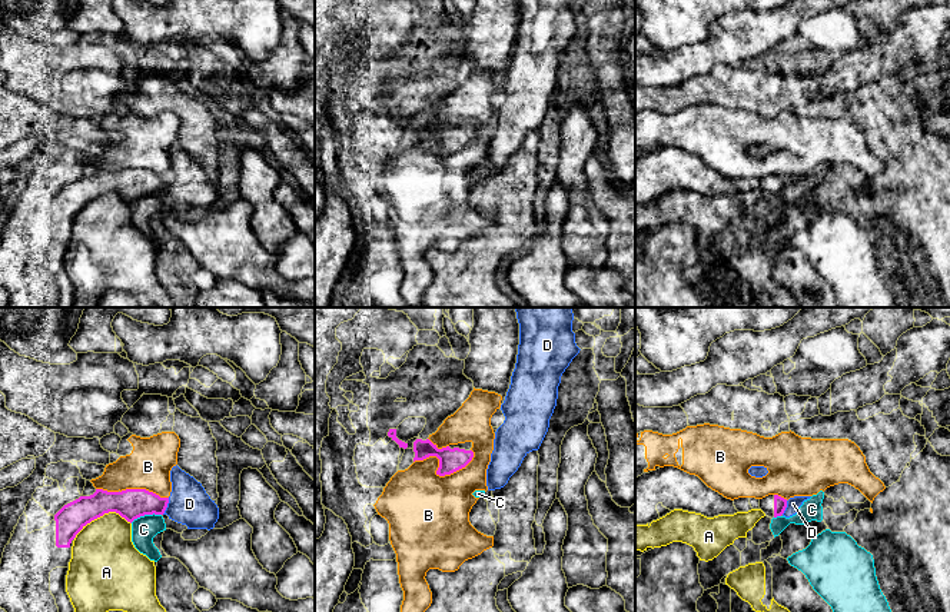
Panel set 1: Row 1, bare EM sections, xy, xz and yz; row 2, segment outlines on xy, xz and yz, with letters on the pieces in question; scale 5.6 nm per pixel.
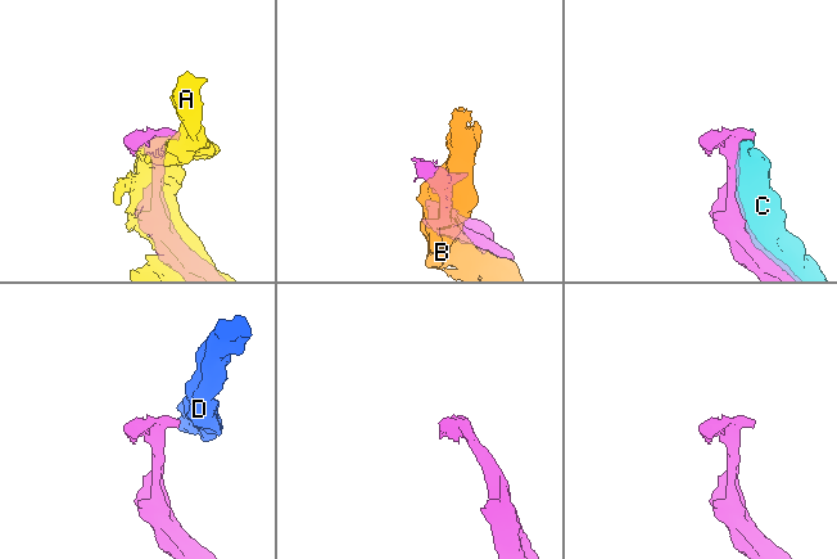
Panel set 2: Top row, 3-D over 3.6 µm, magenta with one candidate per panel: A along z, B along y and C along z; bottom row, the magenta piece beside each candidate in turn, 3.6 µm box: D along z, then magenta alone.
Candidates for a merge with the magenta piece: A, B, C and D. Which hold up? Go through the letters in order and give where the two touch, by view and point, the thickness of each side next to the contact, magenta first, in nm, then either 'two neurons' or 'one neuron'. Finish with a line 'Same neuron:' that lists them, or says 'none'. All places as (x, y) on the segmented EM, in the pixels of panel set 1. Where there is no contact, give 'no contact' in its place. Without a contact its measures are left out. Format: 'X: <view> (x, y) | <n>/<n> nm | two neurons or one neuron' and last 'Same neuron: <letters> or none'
A: xy (102, 515) | 170/360 nm | two neurons
B: xz (438, 474) | 130/460 nm | two neurons
C: xy (145, 514) | 170/140 nm | two neurons
D: xy (166, 506) | 170/240 nm | two neurons
Same neuron: none

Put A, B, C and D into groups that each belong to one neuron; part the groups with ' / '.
A / B / C D

